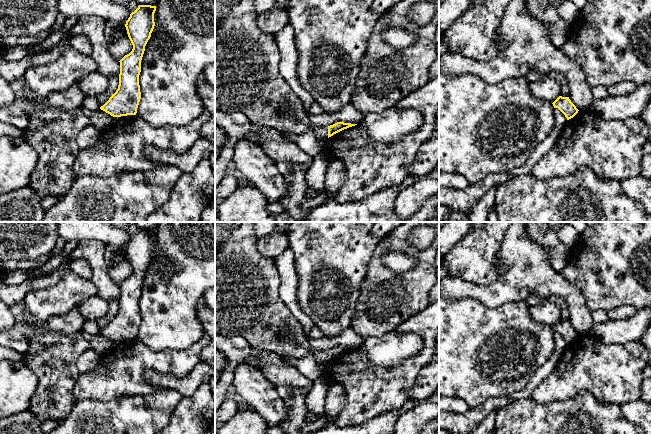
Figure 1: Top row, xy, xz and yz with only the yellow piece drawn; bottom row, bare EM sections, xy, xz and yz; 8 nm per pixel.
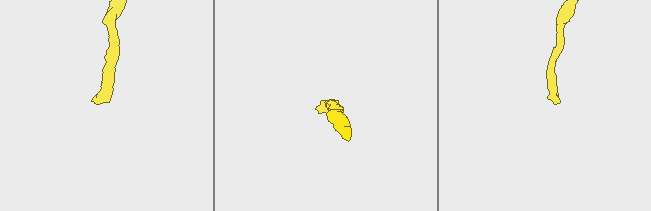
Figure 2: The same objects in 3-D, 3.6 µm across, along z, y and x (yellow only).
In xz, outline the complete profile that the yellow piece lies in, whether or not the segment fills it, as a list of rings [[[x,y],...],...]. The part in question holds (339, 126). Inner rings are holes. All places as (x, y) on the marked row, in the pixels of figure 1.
[[[337,122],[330,126],[314,126],[313,133],[317,139],[329,138],[334,134],[357,124]]]

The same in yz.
[[[559,96],[552,104],[565,115],[567,120],[573,118],[579,111],[569,97]]]

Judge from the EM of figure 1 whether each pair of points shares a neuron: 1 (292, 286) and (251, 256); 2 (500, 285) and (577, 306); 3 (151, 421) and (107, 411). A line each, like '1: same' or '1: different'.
1: different
2: same
3: same

